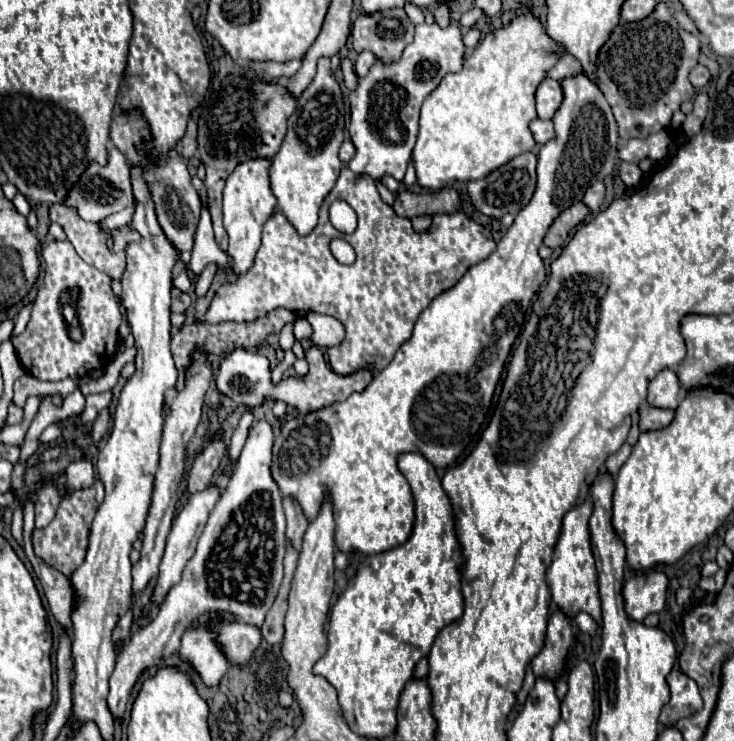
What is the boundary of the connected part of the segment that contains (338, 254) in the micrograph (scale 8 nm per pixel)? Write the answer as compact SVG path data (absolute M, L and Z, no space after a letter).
M337 238L337 240L331 242L331 252L333 252L333 256L335 256L341 264L353 264L353 260L355 260L353 248L351 248L345 240L341 240L341 238Z

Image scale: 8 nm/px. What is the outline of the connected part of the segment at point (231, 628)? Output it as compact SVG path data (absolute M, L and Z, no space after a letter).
M245 622L225 624L225 628L221 628L221 640L225 640L225 654L229 656L229 662L245 664L261 642L261 632Z

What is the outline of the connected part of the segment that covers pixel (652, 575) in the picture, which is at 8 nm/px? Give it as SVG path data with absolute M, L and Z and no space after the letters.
M643 572L623 584L625 612L633 622L643 622L647 614L661 612L665 606L667 576L663 572Z

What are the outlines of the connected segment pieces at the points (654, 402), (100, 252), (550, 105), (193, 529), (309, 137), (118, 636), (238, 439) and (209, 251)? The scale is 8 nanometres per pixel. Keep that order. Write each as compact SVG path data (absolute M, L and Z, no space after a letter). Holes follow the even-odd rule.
M663 370L651 380L647 390L647 404L655 408L675 410L681 402L681 386L677 384L677 374L673 370Z
M53 204L51 206L51 220L57 222L65 234L67 234L67 240L73 244L73 248L77 250L77 254L91 266L95 266L97 270L109 274L113 280L121 280L123 276L123 270L125 270L125 248L131 244L131 242L139 242L141 240L141 234L137 230L131 228L131 224L125 224L121 228L115 228L115 230L103 230L99 222L85 222L75 208L71 206L65 206L65 204ZM107 242L113 242L113 246L109 246Z
M545 78L537 92L535 92L535 106L537 106L537 116L541 120L551 120L553 112L559 108L563 100L563 92L561 92L561 84L553 78Z
M213 484L213 486L207 486L205 490L191 494L191 496L187 498L183 510L175 516L173 528L171 528L169 538L167 538L167 548L165 548L165 552L163 552L163 558L161 558L159 578L157 578L157 586L153 588L153 598L151 598L151 602L155 602L155 604L163 602L165 594L169 592L169 588L171 588L173 584L177 584L177 580L181 580L181 572L183 572L187 560L193 556L195 546L197 546L197 540L199 540L199 536L201 536L201 532L203 532L203 528L205 528L205 524L207 524L207 518L209 518L211 510L213 510L215 504L219 502L219 498L221 498L221 488L215 486L215 484Z
M319 58L317 74L299 96L297 112L287 122L283 146L273 156L269 168L271 190L277 198L277 208L295 226L299 236L307 236L317 226L319 208L339 178L341 164L337 152L343 142L343 116L343 96L337 80L331 74L329 58Z
M127 610L119 620L117 620L117 626L113 630L113 640L127 640L129 634L131 634L131 624L133 624L133 612Z
M245 412L243 418L241 418L241 422L239 422L239 428L235 430L235 434L233 434L233 438L231 438L231 448L229 448L231 464L233 464L233 462L239 458L239 454L241 454L241 448L243 448L243 444L245 444L245 440L247 440L247 430L249 430L251 422L253 422L253 412Z
M201 210L201 218L199 218L199 224L195 230L195 244L193 244L193 252L191 252L191 262L189 262L191 270L195 274L201 274L207 264L211 264L211 262L225 264L227 260L229 260L227 254L215 242L209 212Z

